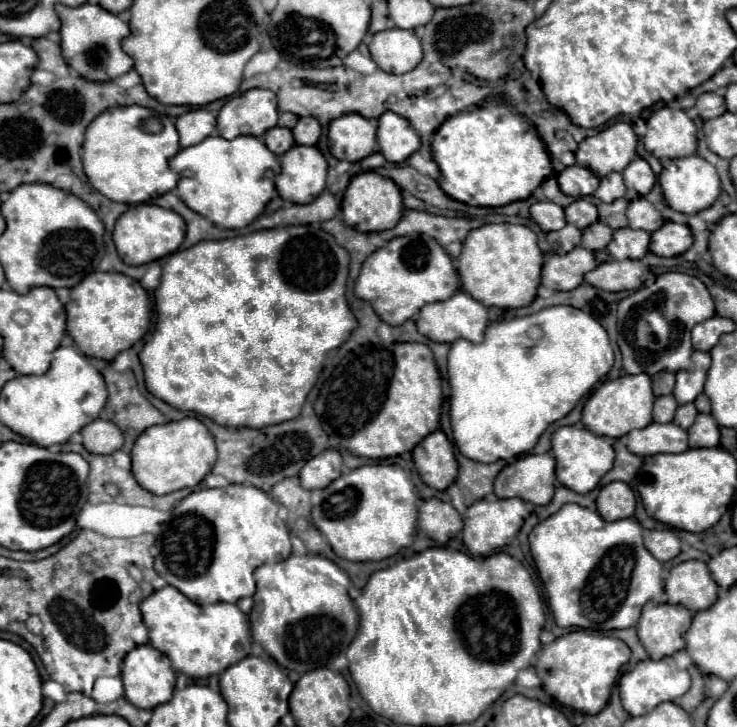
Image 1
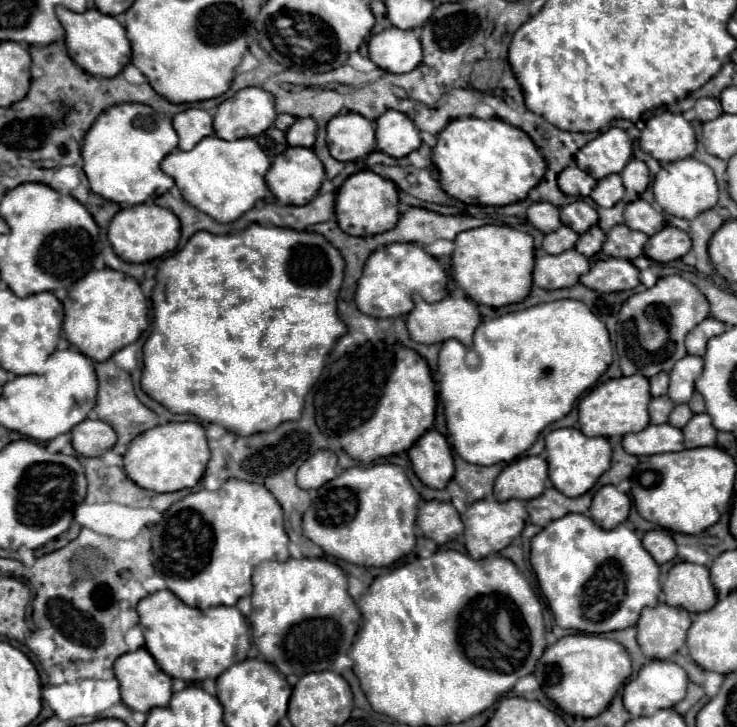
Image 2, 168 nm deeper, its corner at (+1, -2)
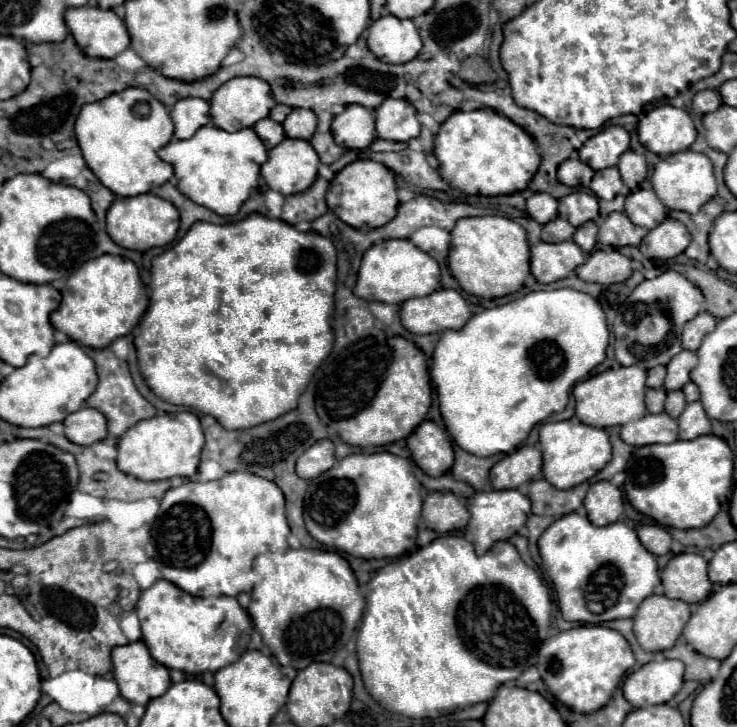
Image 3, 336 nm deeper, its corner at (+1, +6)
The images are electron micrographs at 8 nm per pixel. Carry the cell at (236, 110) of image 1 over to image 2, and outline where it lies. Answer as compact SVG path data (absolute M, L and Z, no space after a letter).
M242 88L218 104L214 134L222 140L254 138L274 124L274 96L262 88Z

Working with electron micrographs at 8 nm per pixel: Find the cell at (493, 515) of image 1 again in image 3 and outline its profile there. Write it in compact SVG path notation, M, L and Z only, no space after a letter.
M492 490L492 492L476 492L466 500L466 508L470 512L470 522L466 526L466 538L474 544L474 550L478 556L486 554L488 548L498 540L512 538L524 524L526 524L526 512L522 508L528 508L530 514L530 500L522 496L518 490Z

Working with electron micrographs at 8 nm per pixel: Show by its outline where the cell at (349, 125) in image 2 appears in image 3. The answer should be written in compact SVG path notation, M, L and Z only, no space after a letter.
M350 104L334 116L332 120L332 136L334 142L344 148L362 150L372 144L376 138L374 130L374 112L368 108L362 108L360 104Z

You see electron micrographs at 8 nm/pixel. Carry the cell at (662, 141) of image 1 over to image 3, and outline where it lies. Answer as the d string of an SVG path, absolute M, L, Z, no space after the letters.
M664 104L640 118L638 136L650 152L668 156L688 150L696 140L696 128L684 108Z

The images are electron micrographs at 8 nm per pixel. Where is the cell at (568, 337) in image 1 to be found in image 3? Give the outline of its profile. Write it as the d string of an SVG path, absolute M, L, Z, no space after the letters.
M572 288L530 292L504 306L472 316L462 330L444 330L432 354L430 378L438 392L446 430L462 450L474 456L514 452L538 422L566 408L572 384L584 380L604 362L608 336L600 304L590 294Z

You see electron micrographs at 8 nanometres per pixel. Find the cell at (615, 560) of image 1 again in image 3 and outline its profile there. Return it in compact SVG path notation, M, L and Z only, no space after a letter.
M570 512L556 522L552 522L538 540L540 558L546 570L546 576L554 584L558 594L558 608L564 620L584 622L584 624L600 624L616 618L632 618L638 604L654 594L654 586L660 582L658 578L658 564L656 558L642 548L638 534L624 522L614 522L608 526L594 526L590 524L588 516L582 512Z

